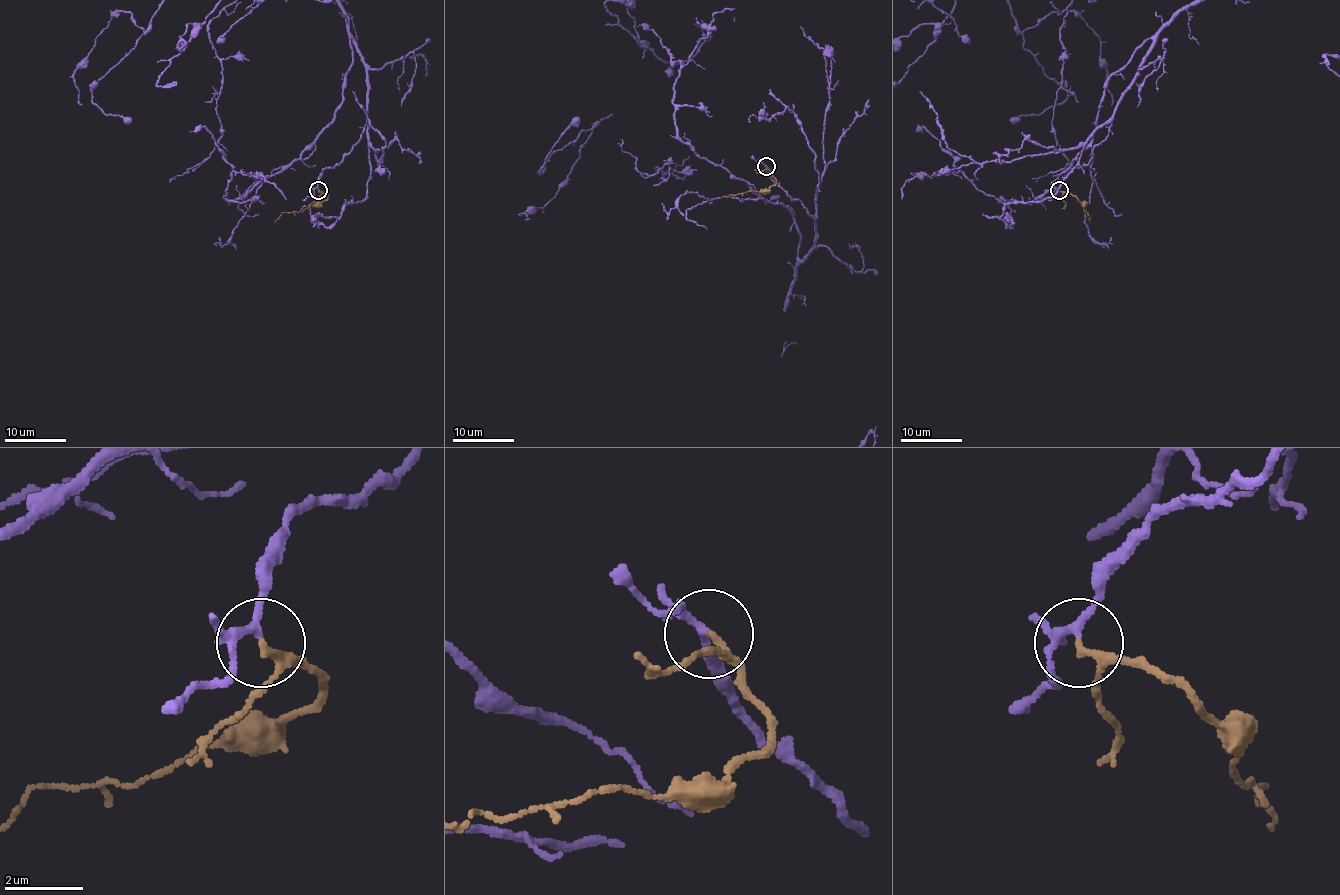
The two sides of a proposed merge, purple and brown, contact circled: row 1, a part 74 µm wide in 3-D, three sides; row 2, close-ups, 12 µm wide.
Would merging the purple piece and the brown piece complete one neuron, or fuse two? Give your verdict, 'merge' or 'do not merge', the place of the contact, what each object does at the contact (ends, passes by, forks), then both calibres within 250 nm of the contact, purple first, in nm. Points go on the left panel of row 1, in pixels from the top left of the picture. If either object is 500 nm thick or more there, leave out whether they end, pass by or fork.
merge; at (318, 190); purple forks there; brown passes by; 160 nm thick on the purple side, 160 nm on the other

